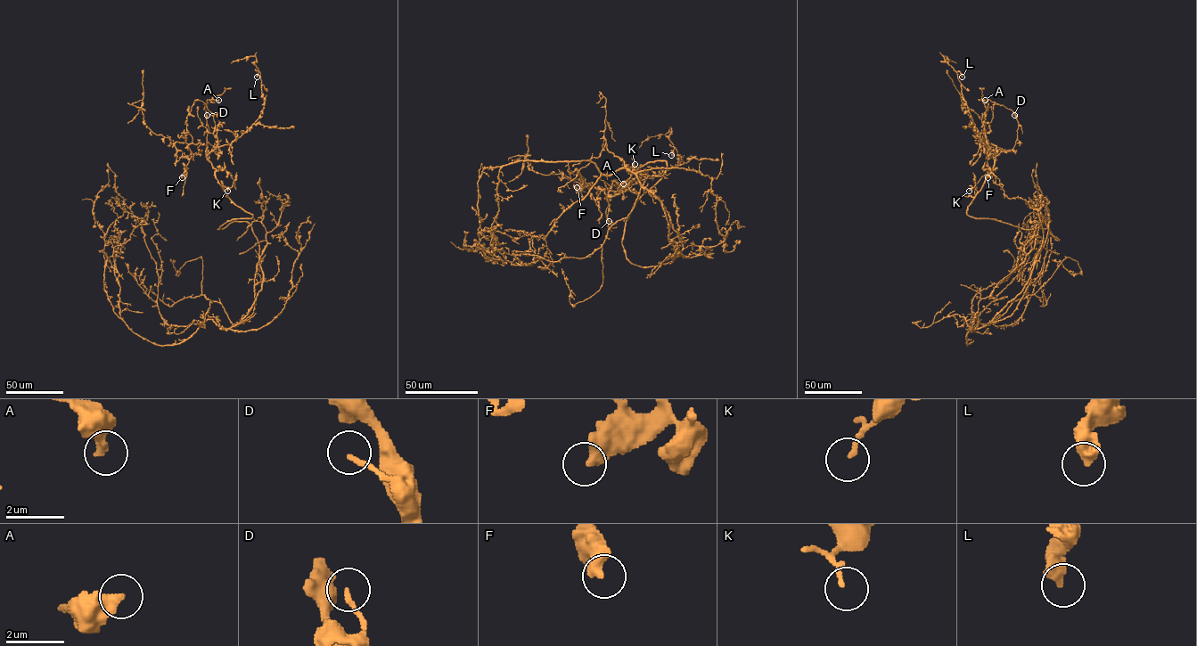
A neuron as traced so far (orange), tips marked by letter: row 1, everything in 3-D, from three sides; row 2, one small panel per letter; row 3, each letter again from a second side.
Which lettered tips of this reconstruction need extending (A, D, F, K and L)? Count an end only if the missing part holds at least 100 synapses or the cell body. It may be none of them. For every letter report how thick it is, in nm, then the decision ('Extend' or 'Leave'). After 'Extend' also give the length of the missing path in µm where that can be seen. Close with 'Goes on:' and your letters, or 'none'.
A: Thickness 420 nm. Leave
D: Thickness 160 nm. Leave
F: Thickness 480 nm. Leave
K: Thickness 160 nm. Leave
L: Thickness 500 nm. Leave
Goes on: none

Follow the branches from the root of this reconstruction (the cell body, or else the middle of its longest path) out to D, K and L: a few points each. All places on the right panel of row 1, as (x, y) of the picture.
D: (1032, 269), (1051, 222), (1046, 228), (1025, 229), (967, 214), (995, 157), (1015, 145), (1018, 122), (1014, 115)
K: (1032, 269), (1051, 222), (1046, 228), (1025, 229), (969, 216), (967, 208), (977, 192), (972, 186), (969, 191)
L: (1032, 269), (1051, 222), (1046, 228), (1025, 229), (967, 214), (995, 159), (975, 126), (956, 72), (962, 77)

